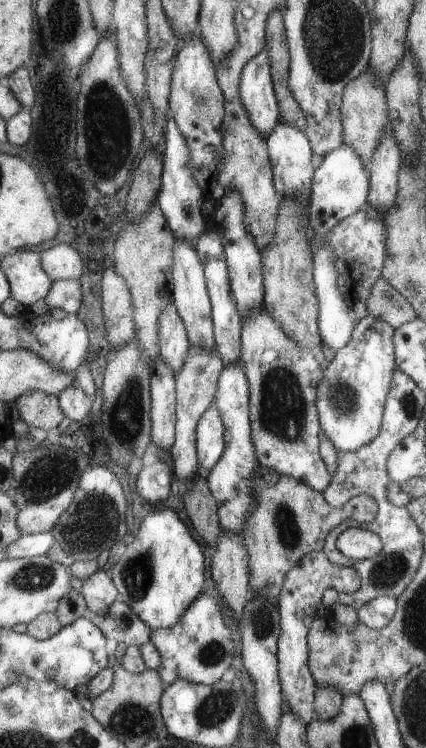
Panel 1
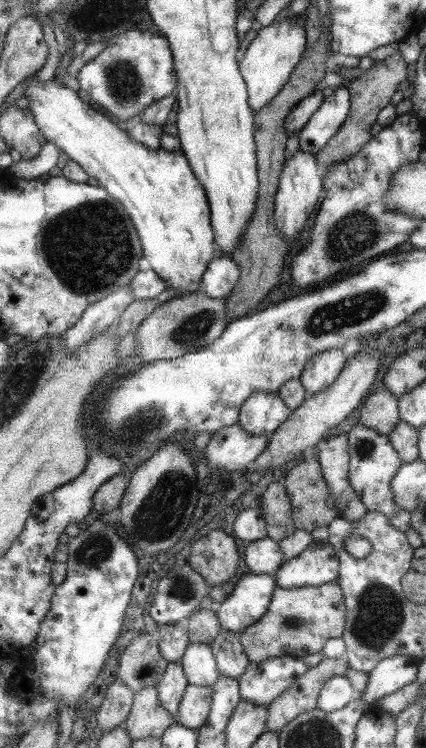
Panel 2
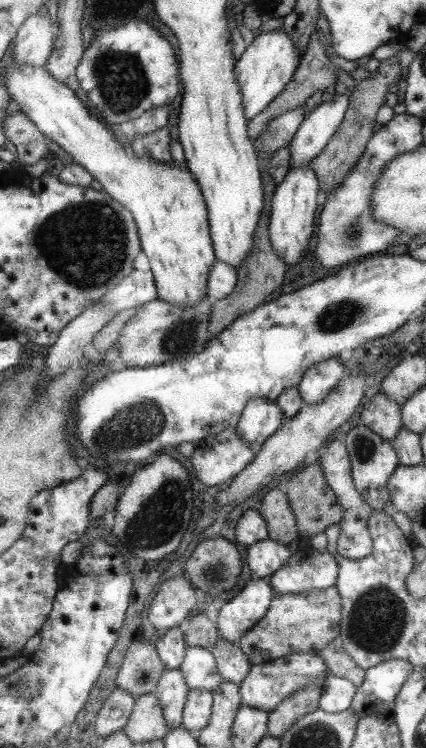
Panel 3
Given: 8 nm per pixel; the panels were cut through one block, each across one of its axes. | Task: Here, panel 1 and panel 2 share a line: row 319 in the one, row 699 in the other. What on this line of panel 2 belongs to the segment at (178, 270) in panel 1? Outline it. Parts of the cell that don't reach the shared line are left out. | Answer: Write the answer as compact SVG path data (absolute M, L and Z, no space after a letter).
M187 686L187 694L179 702L177 722L189 730L199 730L211 714L213 690L207 686Z

